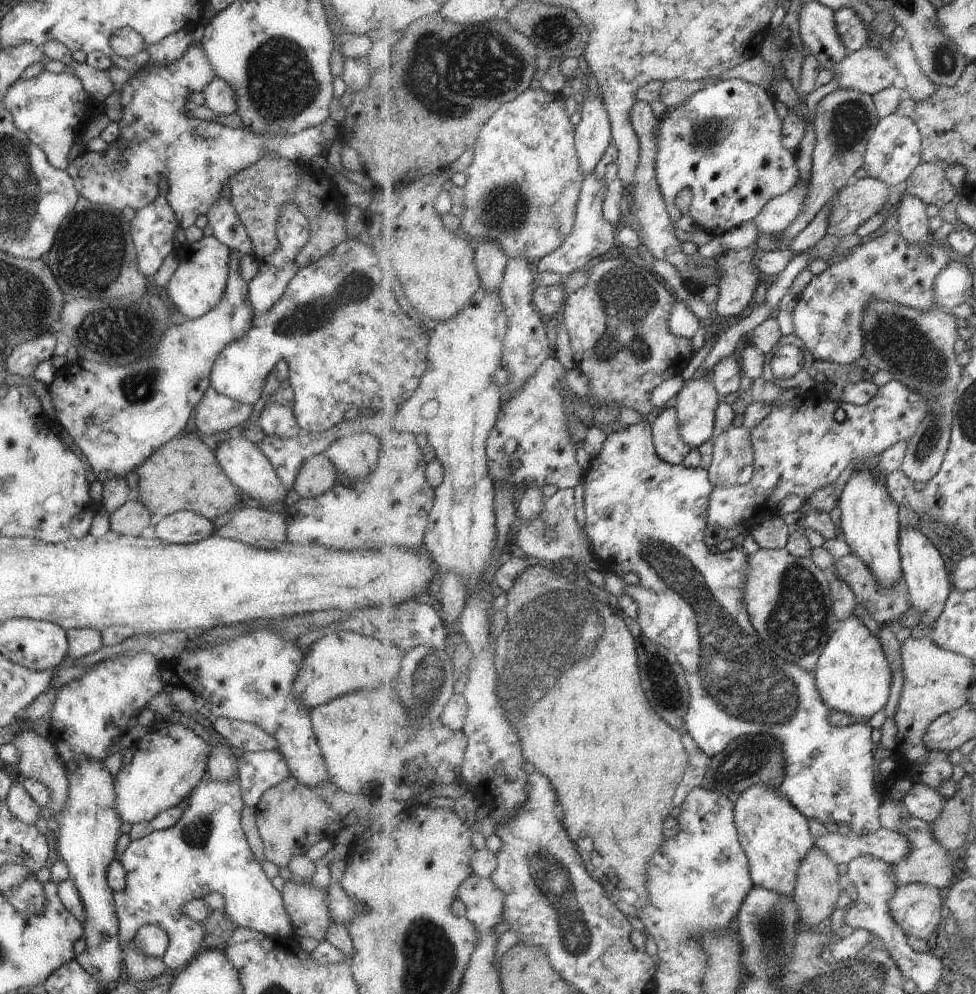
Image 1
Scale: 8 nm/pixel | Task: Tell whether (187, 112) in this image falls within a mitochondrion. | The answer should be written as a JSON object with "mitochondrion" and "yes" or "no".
{"mitochondrion":"no"}

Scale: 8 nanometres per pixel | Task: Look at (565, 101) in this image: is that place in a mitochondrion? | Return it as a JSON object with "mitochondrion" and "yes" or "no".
{"mitochondrion":"no"}

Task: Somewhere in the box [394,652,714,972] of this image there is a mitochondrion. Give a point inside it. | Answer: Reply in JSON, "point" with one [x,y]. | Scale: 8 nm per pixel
{"point":[553,881]}

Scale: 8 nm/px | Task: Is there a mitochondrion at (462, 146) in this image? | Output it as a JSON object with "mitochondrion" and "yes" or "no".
{"mitochondrion":"no"}

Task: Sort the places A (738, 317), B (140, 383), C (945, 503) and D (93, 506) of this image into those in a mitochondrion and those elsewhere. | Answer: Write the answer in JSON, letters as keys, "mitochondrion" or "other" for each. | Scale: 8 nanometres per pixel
{"A":"other","B":"mitochondrion","C":"other","D":"other"}

